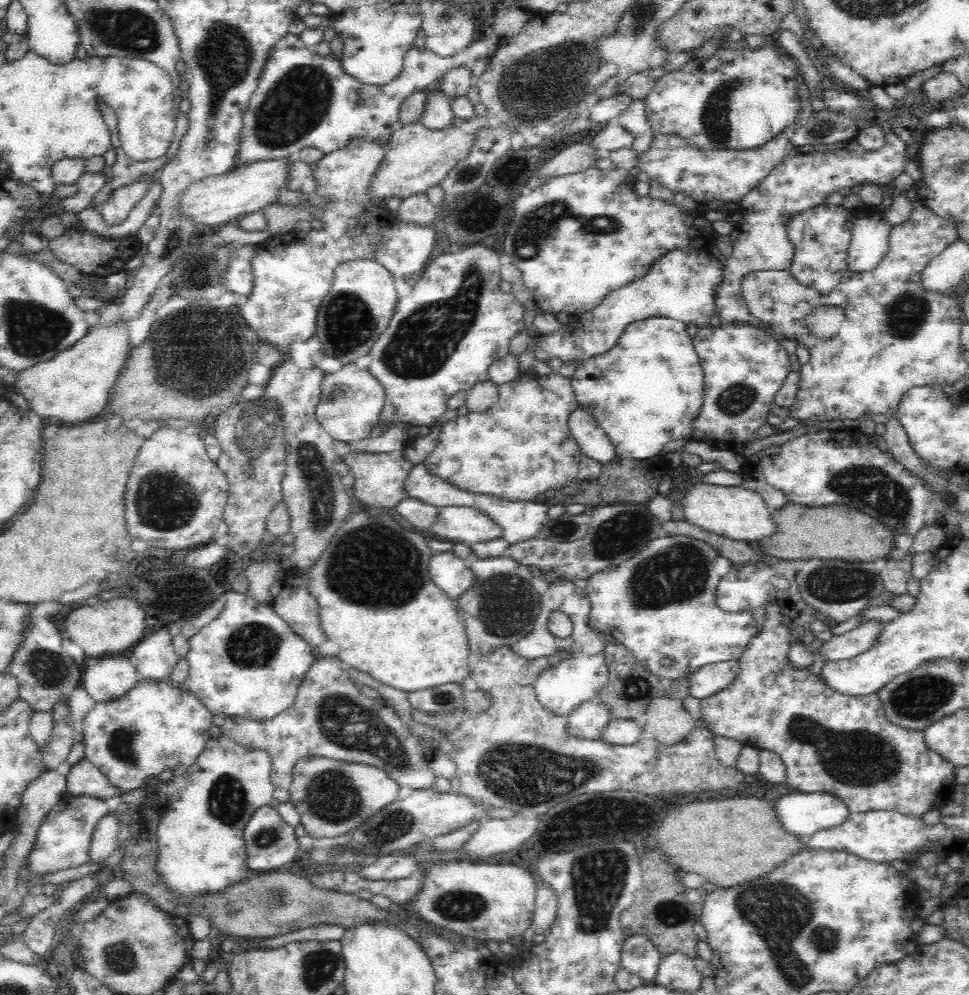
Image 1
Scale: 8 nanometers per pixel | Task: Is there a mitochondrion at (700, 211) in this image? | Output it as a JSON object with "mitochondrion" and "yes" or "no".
{"mitochondrion":"no"}

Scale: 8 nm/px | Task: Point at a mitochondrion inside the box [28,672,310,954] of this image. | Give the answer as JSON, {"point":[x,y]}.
{"point":[228,799]}

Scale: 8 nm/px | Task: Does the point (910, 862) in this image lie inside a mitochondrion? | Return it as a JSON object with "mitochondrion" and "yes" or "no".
{"mitochondrion":"no"}

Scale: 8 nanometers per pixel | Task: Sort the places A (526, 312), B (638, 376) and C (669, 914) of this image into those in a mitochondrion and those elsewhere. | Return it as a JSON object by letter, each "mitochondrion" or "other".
{"A":"other","B":"other","C":"mitochondrion"}

